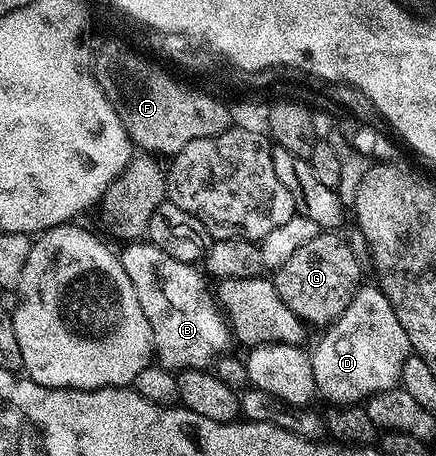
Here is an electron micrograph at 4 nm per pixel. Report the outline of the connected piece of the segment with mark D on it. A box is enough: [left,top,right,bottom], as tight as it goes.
[309,283,412,407]

